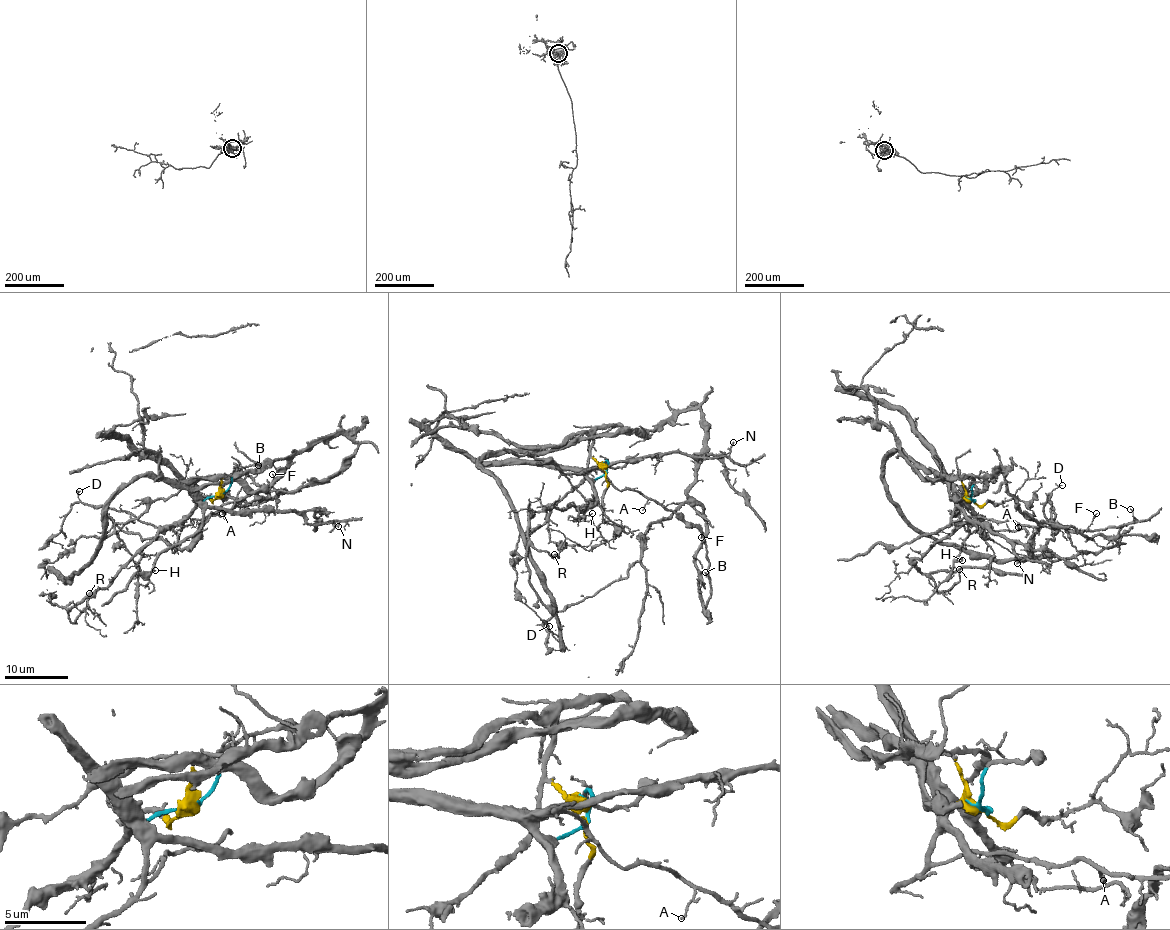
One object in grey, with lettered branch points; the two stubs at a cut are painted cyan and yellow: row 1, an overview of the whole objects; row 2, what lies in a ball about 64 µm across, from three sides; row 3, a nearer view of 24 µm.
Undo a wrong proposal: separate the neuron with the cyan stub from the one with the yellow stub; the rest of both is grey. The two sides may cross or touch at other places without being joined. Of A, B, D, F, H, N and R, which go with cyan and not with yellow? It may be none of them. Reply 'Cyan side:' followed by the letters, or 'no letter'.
Cyan side: A, B, F, H, N, R

